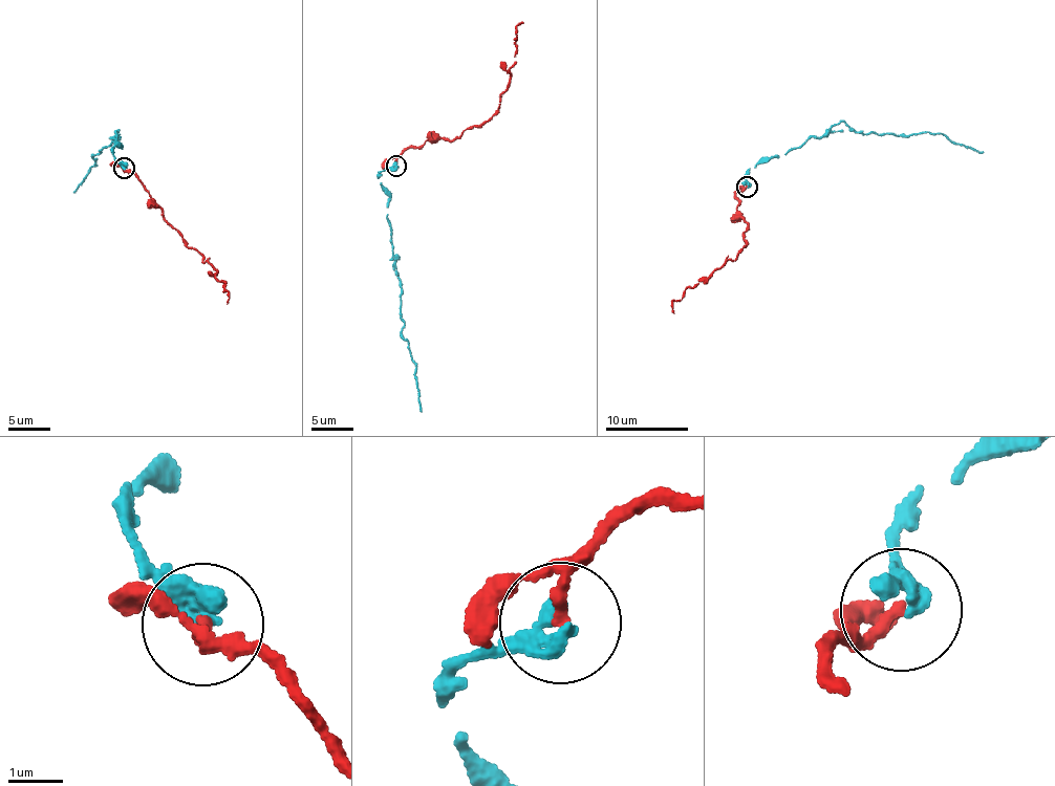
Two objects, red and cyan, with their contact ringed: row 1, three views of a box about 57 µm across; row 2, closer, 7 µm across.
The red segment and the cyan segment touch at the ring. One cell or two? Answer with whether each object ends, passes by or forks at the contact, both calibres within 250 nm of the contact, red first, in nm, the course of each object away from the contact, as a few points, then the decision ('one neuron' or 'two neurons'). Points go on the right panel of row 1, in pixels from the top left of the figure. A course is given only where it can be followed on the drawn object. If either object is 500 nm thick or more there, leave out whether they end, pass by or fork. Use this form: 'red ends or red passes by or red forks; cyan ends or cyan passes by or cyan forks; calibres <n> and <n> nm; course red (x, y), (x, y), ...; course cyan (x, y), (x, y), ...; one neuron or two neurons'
red passes by; cyan ends; calibres 150 and 380 nm; course red (746, 187), (735, 194), (736, 210), (748, 226), (743, 235), (747, 245), (672, 301), (673, 313); course cyan (747, 186), (748, 170), (821, 136), (841, 122), (867, 134), (944, 133), (955, 144), (984, 150); one neuron

